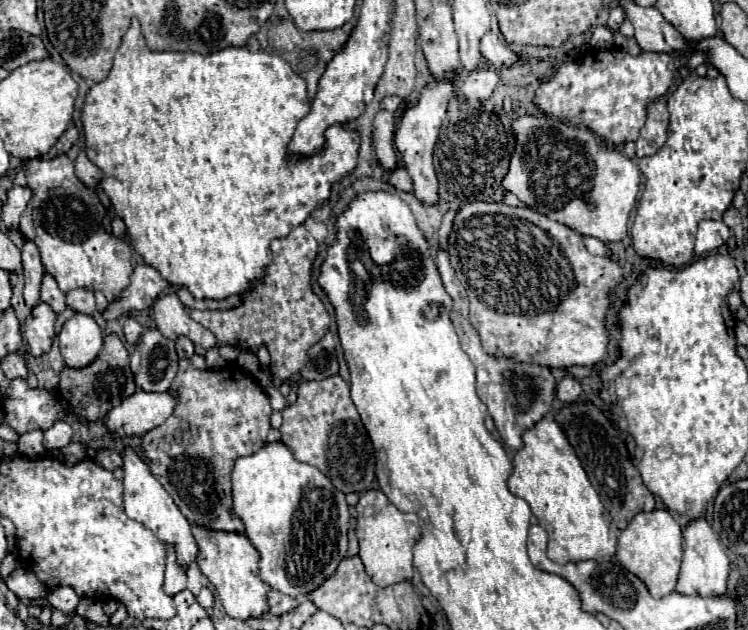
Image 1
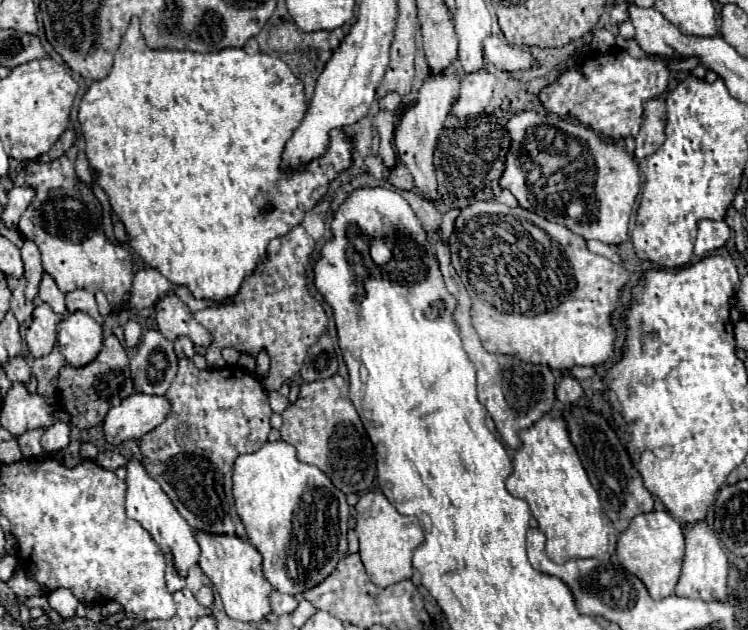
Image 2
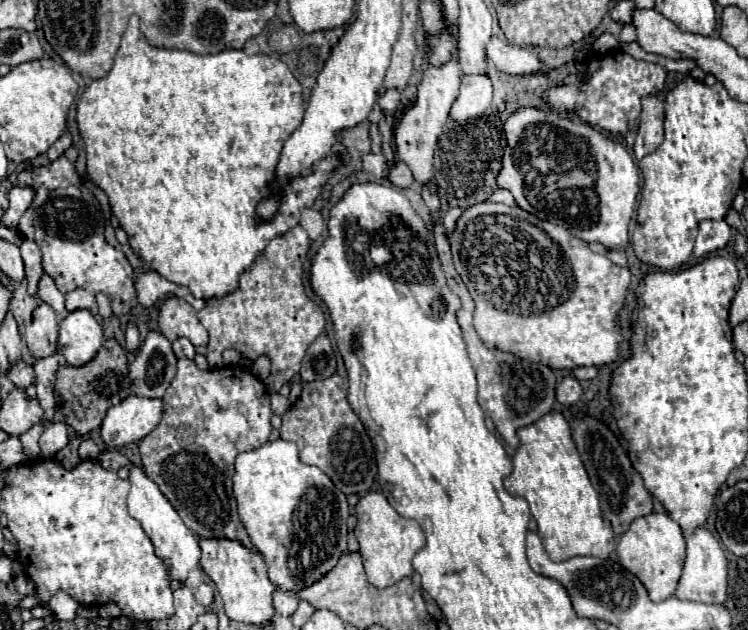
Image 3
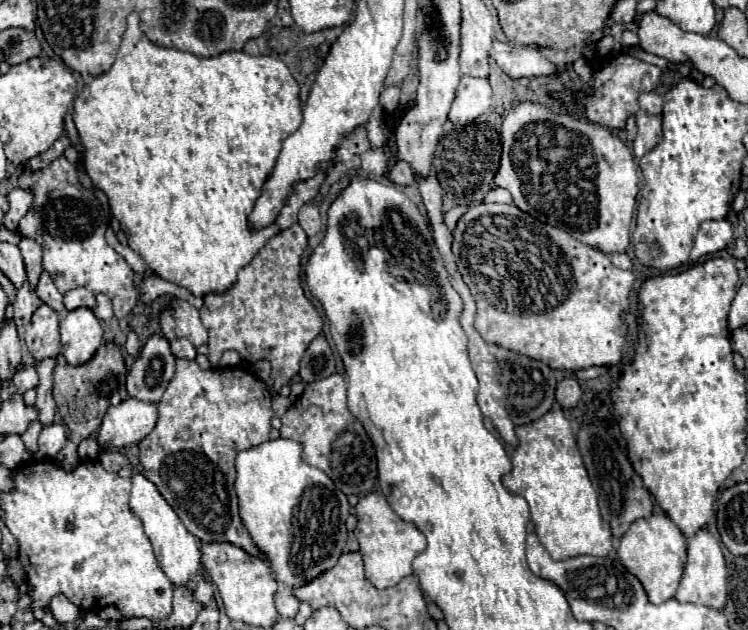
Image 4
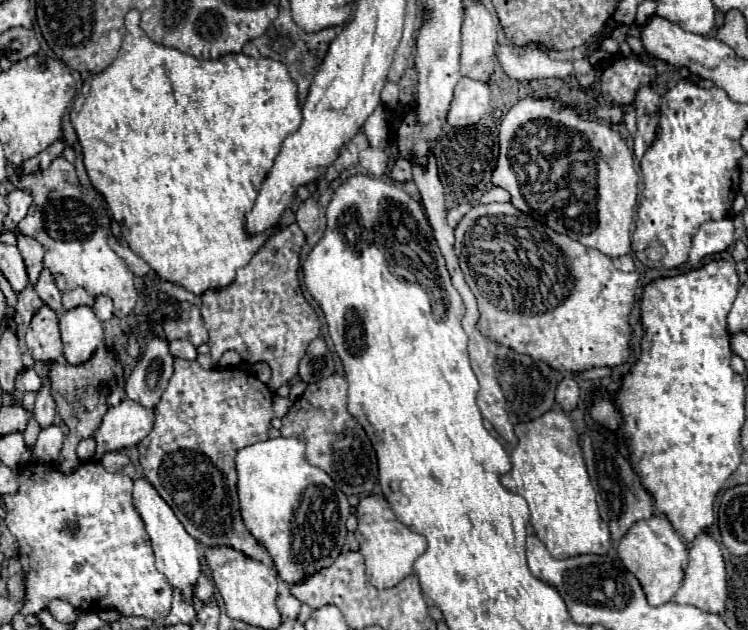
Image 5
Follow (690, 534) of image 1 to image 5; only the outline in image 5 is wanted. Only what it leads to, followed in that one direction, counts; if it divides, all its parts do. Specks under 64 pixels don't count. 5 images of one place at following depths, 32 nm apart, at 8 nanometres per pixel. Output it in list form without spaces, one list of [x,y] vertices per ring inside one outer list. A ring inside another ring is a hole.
[[[702,532],[700,536],[696,536],[696,540],[692,540],[692,544],[688,544],[688,556],[690,556],[688,568],[674,600],[678,604],[692,604],[714,614],[724,614],[724,604],[728,598],[728,582],[726,582],[726,566],[718,542],[710,534]]]

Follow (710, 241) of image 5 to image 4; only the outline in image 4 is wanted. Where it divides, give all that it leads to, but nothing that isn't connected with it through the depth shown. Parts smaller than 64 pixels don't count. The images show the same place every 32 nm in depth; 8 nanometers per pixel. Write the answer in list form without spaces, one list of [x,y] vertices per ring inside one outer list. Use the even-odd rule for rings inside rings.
[[[706,220],[700,224],[700,230],[694,238],[692,260],[700,260],[712,252],[724,250],[726,244],[732,240],[732,224],[728,220]]]

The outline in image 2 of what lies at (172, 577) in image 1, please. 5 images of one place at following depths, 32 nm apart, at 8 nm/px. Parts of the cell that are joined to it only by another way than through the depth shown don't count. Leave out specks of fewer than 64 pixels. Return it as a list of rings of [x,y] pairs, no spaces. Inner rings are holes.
[[[168,556],[168,560],[166,560],[166,588],[168,588],[168,592],[178,592],[178,590],[182,590],[184,586],[186,586],[186,578],[182,578],[180,574],[178,574],[178,570],[174,568],[174,564],[172,564],[172,556]]]

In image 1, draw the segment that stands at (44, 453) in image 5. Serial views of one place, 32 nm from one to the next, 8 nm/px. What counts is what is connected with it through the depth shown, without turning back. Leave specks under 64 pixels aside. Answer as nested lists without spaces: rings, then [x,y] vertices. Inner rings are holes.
[[[56,422],[52,428],[48,428],[44,432],[44,446],[46,450],[56,450],[56,448],[64,448],[72,442],[72,436],[74,436],[74,430],[70,424],[66,422]]]

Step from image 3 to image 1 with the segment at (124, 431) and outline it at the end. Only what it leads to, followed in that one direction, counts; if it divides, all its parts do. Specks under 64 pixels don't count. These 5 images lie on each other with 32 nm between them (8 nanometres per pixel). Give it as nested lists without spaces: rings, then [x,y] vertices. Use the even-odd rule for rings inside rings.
[[[136,390],[118,408],[108,412],[108,430],[114,438],[122,436],[144,436],[152,428],[160,426],[176,406],[176,394],[166,392],[144,392]]]

